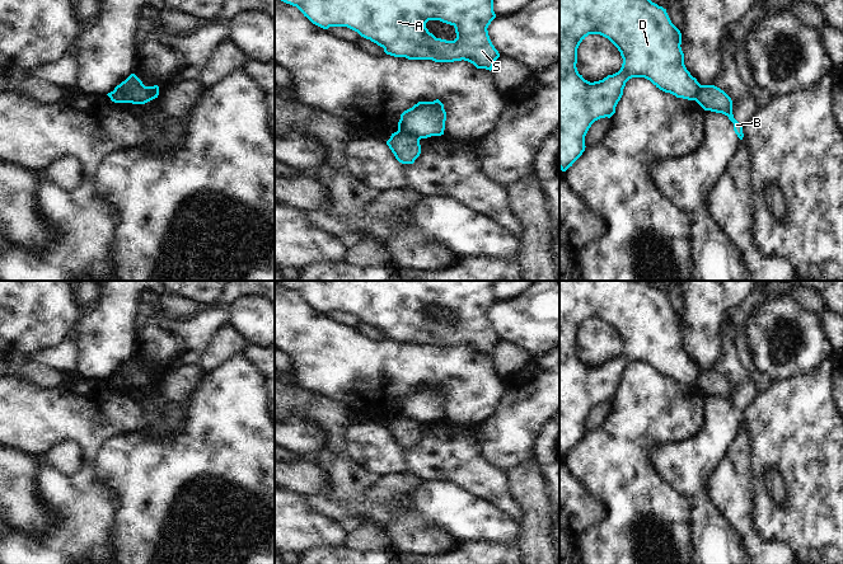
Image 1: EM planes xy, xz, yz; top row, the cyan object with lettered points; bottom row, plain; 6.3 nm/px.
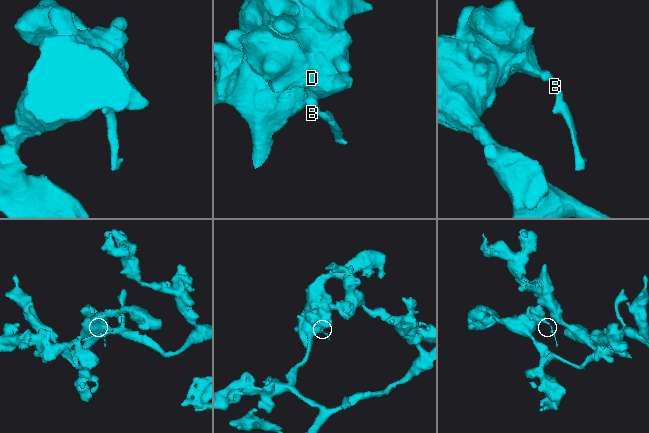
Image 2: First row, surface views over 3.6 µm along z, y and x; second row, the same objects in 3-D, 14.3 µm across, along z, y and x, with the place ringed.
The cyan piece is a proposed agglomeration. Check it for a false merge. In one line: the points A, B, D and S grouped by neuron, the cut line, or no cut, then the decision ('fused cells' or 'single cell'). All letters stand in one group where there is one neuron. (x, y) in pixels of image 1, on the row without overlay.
A D S / B; cut in xz along (398, 414), (413, 418), (420, 423); fused cells

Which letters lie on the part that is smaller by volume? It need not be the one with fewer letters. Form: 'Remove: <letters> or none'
Remove: B

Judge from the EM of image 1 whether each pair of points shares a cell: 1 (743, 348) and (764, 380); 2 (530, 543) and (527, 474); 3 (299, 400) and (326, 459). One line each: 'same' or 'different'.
1: same
2: same
3: different

